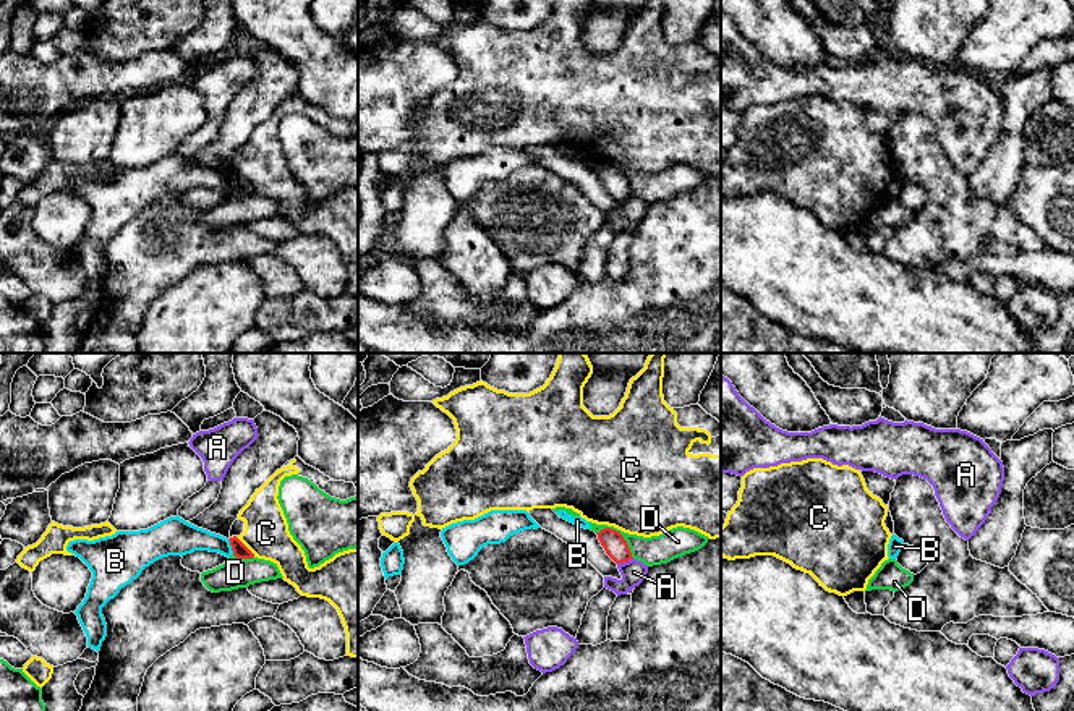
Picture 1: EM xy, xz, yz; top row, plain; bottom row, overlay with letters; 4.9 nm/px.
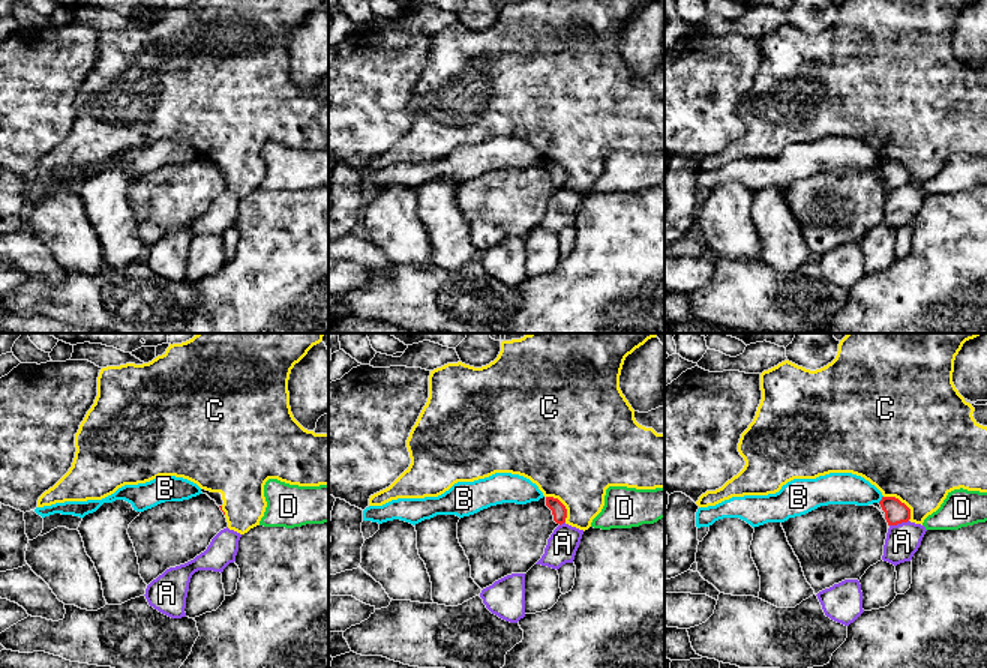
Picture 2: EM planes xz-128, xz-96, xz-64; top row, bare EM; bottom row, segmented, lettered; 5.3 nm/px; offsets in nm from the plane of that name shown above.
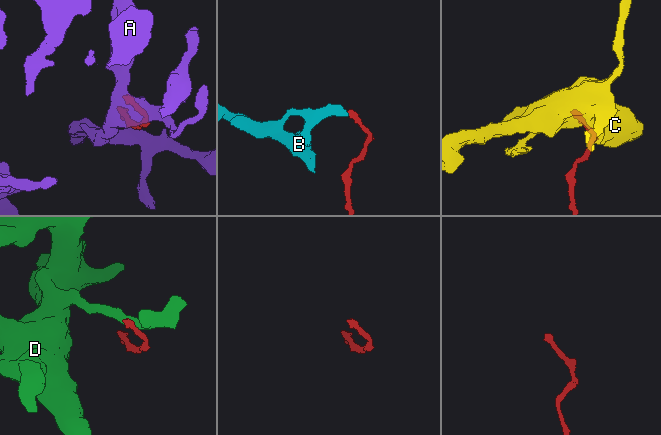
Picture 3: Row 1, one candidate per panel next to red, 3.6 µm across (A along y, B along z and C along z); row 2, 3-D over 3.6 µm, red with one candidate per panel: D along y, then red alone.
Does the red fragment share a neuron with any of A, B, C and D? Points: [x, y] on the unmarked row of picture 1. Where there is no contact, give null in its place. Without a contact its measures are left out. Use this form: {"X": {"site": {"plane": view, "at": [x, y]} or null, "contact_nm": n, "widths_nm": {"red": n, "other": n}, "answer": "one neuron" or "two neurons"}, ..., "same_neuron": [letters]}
{"A": {"site": {"plane": "xz", "at": [624, 198]}, "contact_nm": 90, "widths_nm": {"red": 120, "other": 120}, "answer": "two neurons"}, "B": {"site": {"plane": "xy", "at": [232, 185]}, "contact_nm": 90, "widths_nm": {"red": 70, "other": 160}, "answer": "two neurons"}, "C": {"site": {"plane": "xy", "at": [243, 182]}, "contact_nm": 160, "widths_nm": {"red": 70, "other": 220}, "answer": "two neurons"}, "D": {"site": {"plane": "xz", "at": [621, 172]}, "contact_nm": 240, "widths_nm": {"red": 120, "other": 140}, "answer": "two neurons"}, "same_neuron": []}

